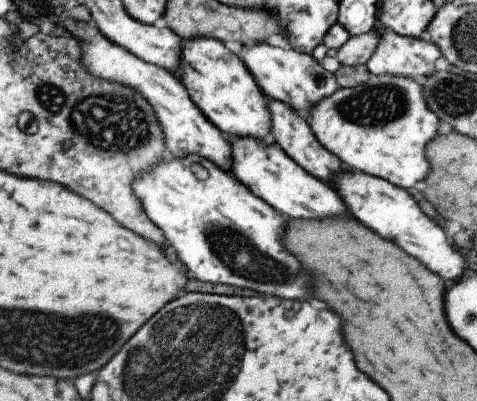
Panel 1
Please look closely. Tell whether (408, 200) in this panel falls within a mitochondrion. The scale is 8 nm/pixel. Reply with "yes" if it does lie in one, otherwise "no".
no

